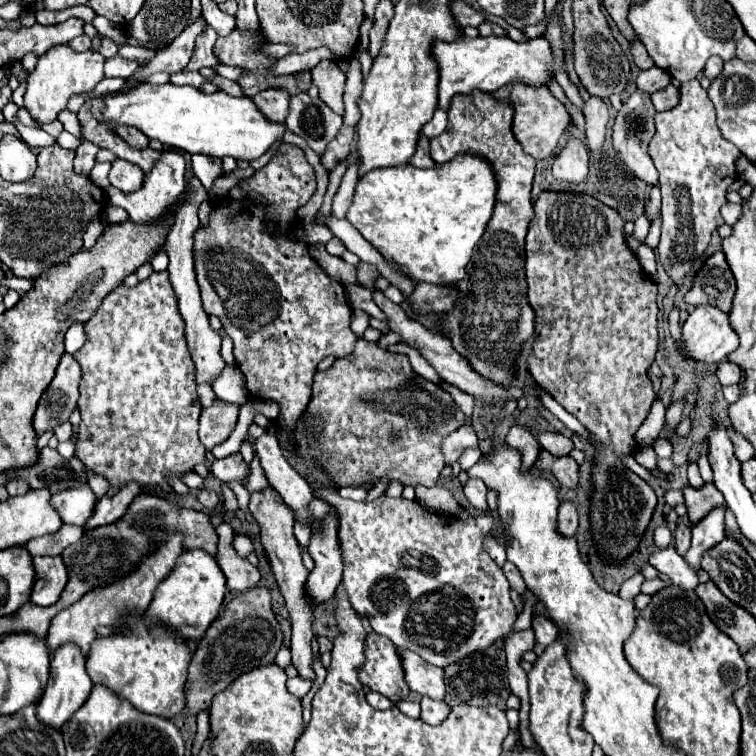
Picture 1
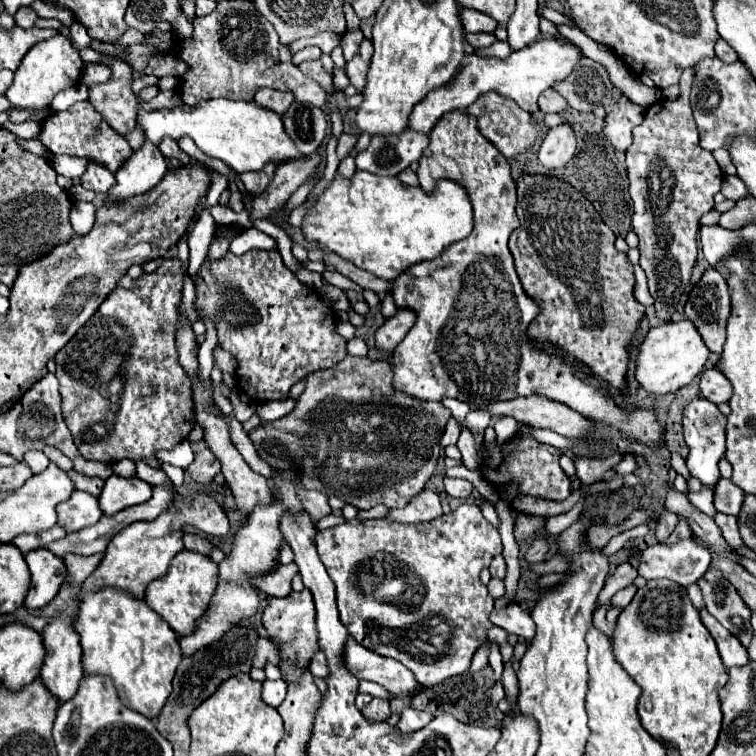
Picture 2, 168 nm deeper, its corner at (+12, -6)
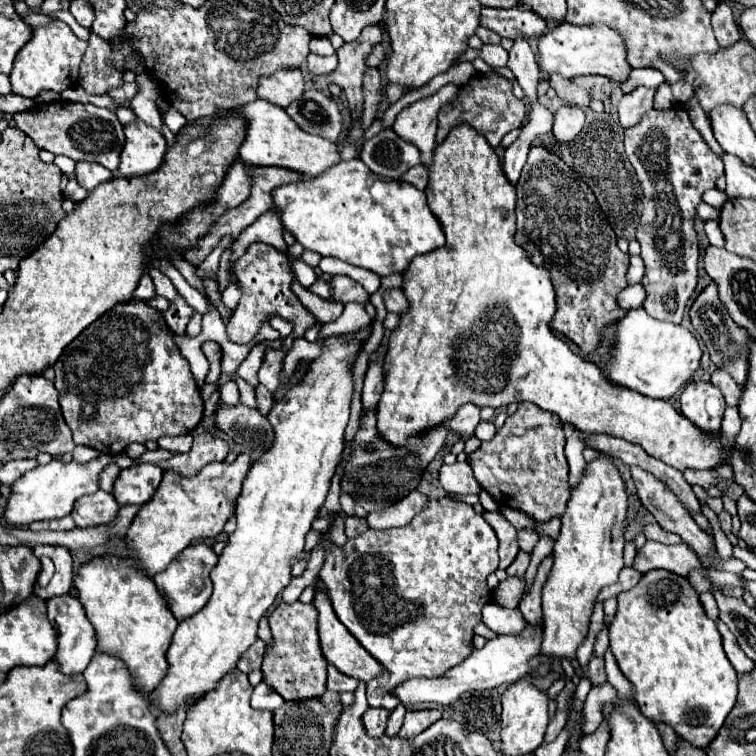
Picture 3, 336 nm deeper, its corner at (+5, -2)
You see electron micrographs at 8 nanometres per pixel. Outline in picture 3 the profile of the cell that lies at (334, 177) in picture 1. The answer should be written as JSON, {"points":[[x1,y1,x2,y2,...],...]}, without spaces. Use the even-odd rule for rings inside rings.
{"points":[[365,67,365,73,363,73,363,95,365,95,365,103,363,103,363,117,361,117,361,125,363,129,367,129,373,119,375,119,375,111,377,111,377,105,381,101,381,73,377,67]]}

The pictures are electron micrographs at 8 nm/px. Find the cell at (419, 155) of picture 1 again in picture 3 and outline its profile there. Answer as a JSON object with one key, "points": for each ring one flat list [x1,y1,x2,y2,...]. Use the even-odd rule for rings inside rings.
{"points":[[415,165,413,169,409,169,401,181,409,181,413,183,419,191,425,191,425,185,427,185,427,167,425,165]]}

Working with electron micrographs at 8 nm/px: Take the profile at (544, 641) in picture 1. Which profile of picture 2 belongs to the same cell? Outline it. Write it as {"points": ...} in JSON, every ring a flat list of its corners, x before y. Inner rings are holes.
{"points":[[508,605,504,609,494,609,488,619,496,627,502,627,504,631,508,631,508,633,516,635,518,639,524,639,524,641,530,641,536,633,536,627,534,627,534,621,532,621,530,613,522,611,518,605]]}

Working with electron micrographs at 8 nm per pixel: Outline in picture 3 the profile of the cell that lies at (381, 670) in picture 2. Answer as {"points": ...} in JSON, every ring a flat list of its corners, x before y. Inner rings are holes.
{"points":[[317,589,317,595,315,595,315,599,313,599,313,605,315,605,317,611,319,611,319,639,321,639,323,655,325,655,325,659,327,659,331,665,335,665,341,673,345,673,345,675,349,675,349,677,355,677,355,679,361,679,361,681,367,681,367,683,369,683,371,679,375,679,375,677,379,677,379,675,385,673,383,665,381,665,379,661,371,659,369,651,367,651,365,647,361,647,361,645,357,643,357,639,353,639,353,635,343,627,343,623,339,623,337,615,335,615,335,611,333,611,333,607,331,607,329,597,323,595,319,589]]}

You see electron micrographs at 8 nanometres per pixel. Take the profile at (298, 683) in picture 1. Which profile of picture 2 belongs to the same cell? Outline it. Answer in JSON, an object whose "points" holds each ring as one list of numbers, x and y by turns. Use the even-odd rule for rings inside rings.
{"points":[[282,679,278,681,264,681,262,683,262,701,266,701,270,707,278,707,282,701,284,701,284,695,286,695,286,687,282,683]]}

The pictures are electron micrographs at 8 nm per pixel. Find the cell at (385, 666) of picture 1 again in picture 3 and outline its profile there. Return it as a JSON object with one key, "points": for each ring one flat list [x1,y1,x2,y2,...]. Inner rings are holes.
{"points":[[369,707,363,715,363,725,367,727,367,733,369,735,383,735,385,733,385,727,387,727,387,719,389,719,391,711,385,711,385,709,373,709]]}

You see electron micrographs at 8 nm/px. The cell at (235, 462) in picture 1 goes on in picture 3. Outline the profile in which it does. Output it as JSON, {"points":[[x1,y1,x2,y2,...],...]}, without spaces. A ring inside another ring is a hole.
{"points":[[197,433,193,437,193,447,189,453,169,453,165,449,147,451,137,459,137,463,153,463,161,469,173,469,185,477,197,475,205,465,215,461,225,461,229,453,227,443,211,433]]}

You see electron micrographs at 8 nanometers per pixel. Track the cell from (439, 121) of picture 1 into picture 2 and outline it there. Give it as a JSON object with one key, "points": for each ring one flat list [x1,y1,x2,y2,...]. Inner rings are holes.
{"points":[[412,129,400,135,374,135,368,149,356,155,356,169,364,169,380,177,396,177,410,163,418,161,428,147,428,135]]}

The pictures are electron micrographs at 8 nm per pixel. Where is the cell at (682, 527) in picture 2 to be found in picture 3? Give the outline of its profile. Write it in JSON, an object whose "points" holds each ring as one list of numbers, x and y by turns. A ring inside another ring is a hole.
{"points":[[657,523,655,525,647,525,643,533,645,533,647,539,655,539,655,541,661,541,661,543,681,543,681,537,679,535,673,535,673,533,663,531]]}

